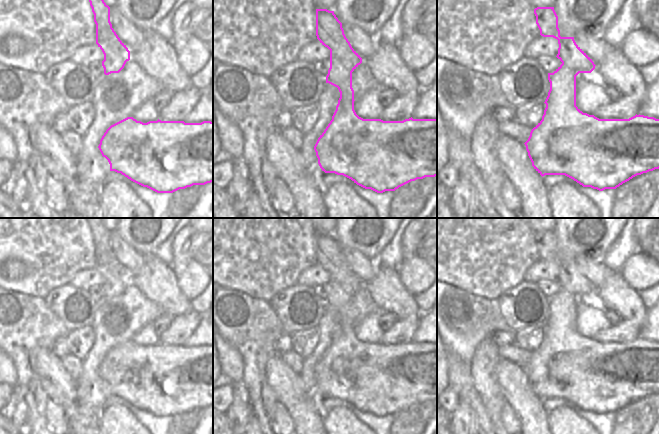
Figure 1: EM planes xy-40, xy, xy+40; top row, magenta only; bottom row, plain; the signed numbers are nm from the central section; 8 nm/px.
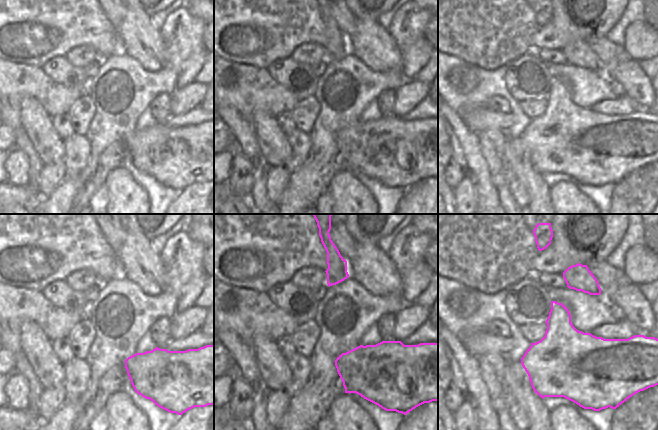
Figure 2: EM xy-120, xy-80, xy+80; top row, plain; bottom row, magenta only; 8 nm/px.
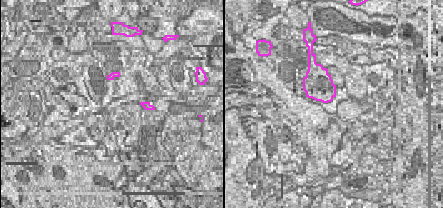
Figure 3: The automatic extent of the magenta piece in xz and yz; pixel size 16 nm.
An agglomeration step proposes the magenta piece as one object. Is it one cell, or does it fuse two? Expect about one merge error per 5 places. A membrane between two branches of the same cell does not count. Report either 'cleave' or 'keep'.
keep

